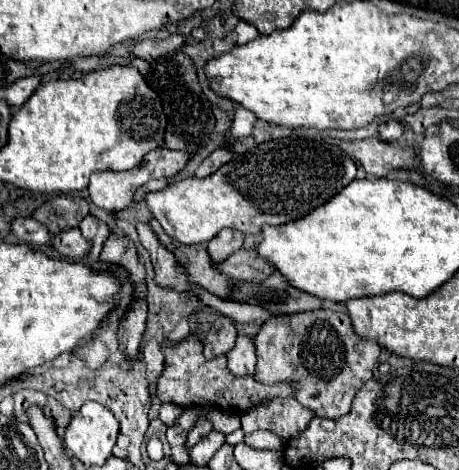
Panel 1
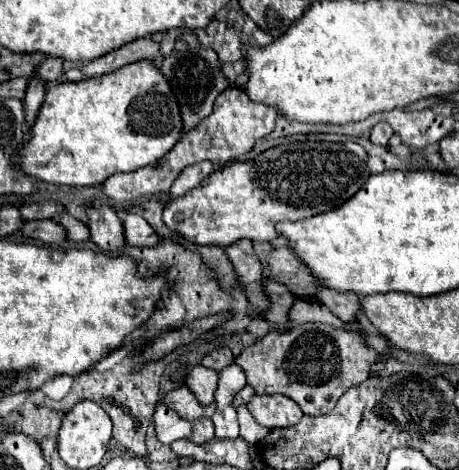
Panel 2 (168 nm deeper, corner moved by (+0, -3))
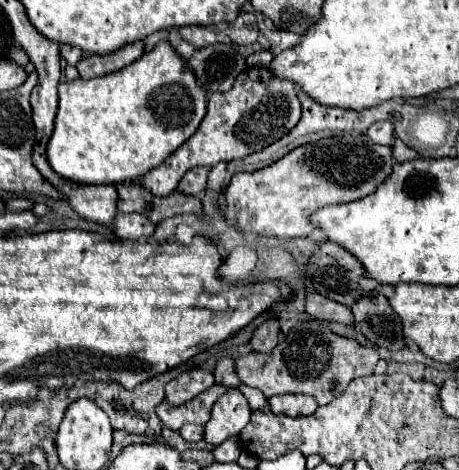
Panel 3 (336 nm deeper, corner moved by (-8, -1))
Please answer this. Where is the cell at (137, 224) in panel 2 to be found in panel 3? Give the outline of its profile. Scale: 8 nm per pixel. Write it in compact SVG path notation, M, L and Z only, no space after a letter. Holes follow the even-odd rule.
M118 213L114 217L114 233L120 239L132 239L132 241L140 241L140 239L148 239L154 233L154 225L152 221L148 221L148 217L142 217L138 213Z

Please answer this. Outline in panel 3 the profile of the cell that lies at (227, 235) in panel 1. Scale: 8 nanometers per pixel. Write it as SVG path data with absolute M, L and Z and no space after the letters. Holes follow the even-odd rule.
M266 319L266 323L262 323L250 339L252 349L256 353L270 353L278 343L278 331L280 331L278 321L276 319Z

